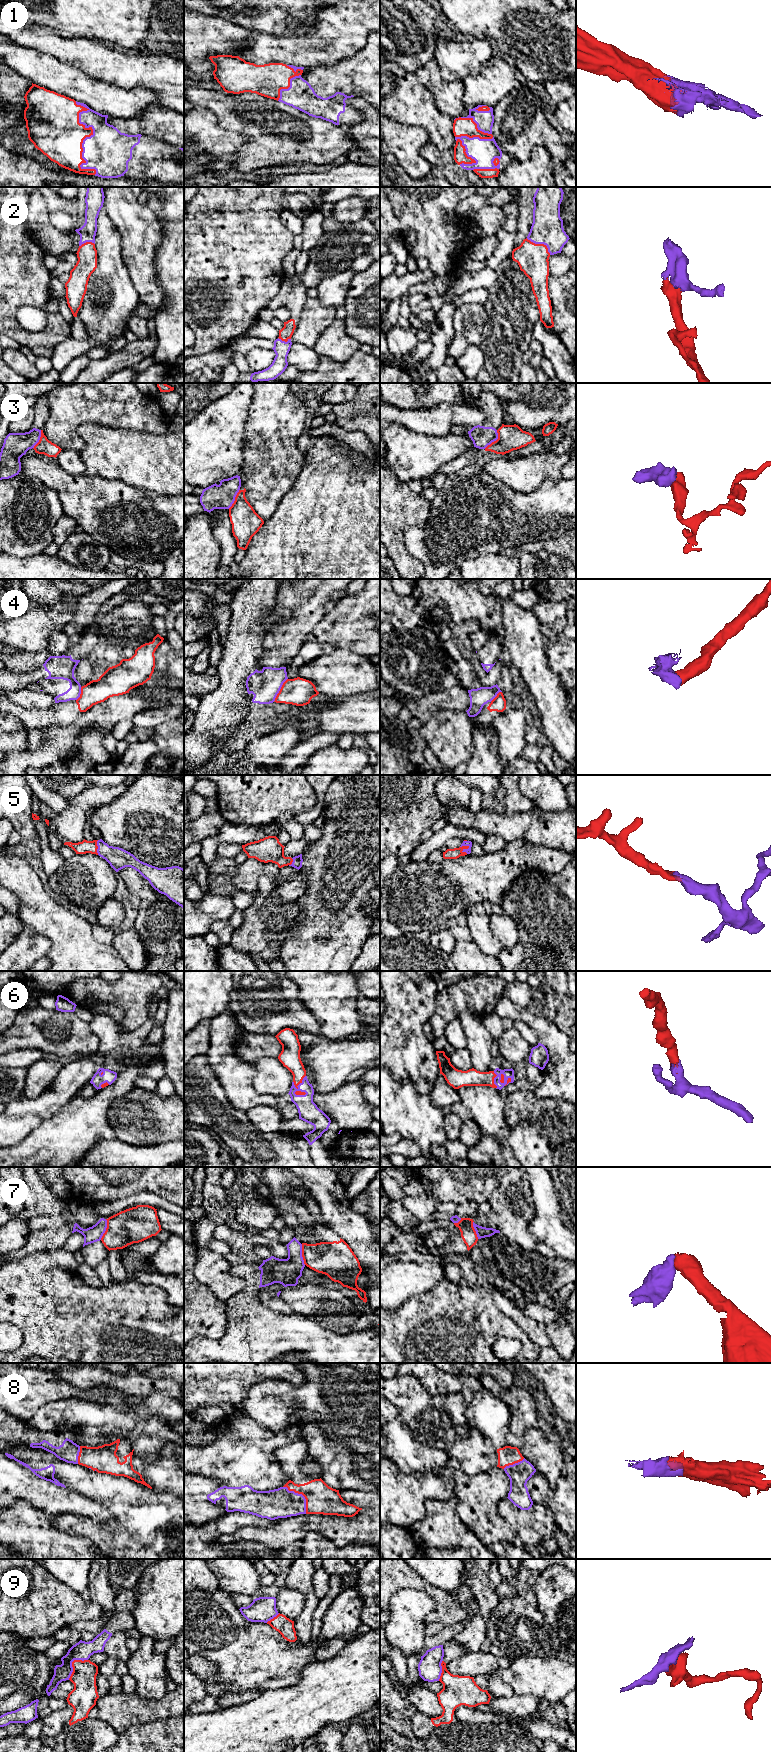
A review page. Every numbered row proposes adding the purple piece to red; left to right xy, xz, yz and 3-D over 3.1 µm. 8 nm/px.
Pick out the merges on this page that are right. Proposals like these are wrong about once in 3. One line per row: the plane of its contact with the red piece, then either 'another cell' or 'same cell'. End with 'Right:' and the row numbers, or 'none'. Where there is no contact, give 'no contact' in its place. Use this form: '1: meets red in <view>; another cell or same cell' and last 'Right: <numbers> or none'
1: meets red in xy; same cell
2: meets red in yz; same cell
3: meets red in yz; another cell
4: meets red in xz; another cell
5: meets red in yz; same cell
6: meets red in xz; same cell
7: meets red in xy; another cell
8: meets red in xz; same cell
9: meets red in xy; another cell
Right: 1, 2, 5, 6, 8

